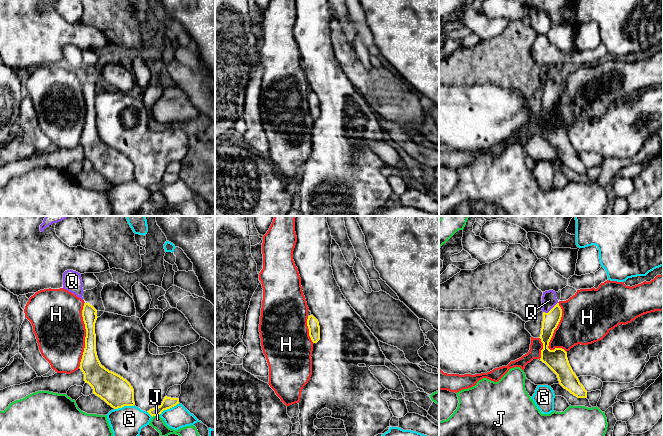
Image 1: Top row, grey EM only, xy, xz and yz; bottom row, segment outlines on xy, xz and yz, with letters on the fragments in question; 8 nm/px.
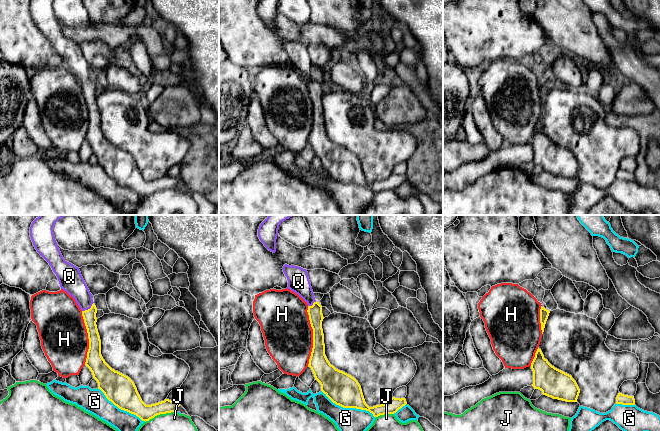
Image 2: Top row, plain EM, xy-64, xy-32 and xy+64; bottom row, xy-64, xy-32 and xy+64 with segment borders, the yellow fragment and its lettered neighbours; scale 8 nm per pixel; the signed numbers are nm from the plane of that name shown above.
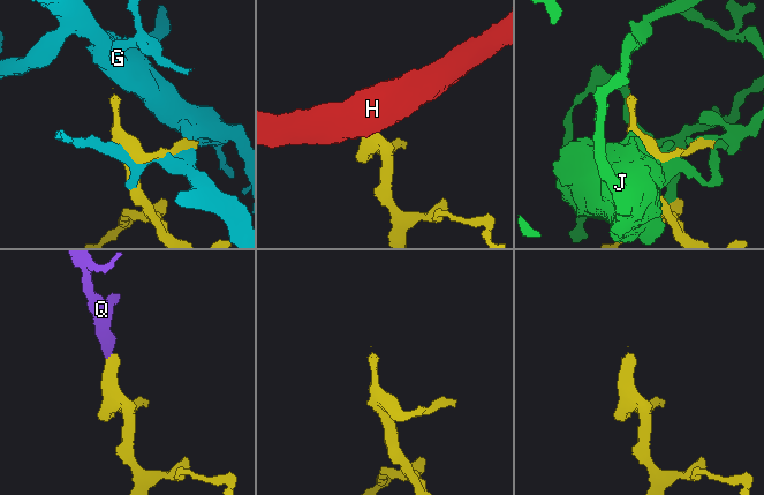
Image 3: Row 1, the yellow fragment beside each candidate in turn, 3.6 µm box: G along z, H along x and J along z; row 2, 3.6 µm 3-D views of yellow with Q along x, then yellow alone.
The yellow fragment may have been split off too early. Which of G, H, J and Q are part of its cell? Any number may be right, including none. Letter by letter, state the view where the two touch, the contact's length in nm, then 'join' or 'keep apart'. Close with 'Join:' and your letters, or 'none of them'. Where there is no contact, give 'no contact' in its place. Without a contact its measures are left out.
G: meets yellow in xy; contact 170 nm long; keep apart
H: meets yellow in xy; contact 550 nm long; keep apart
J: meets yellow in xy; contact 70 nm long; keep apart
Q: meets yellow in yz; contact 150 nm long; join
Join: Q

